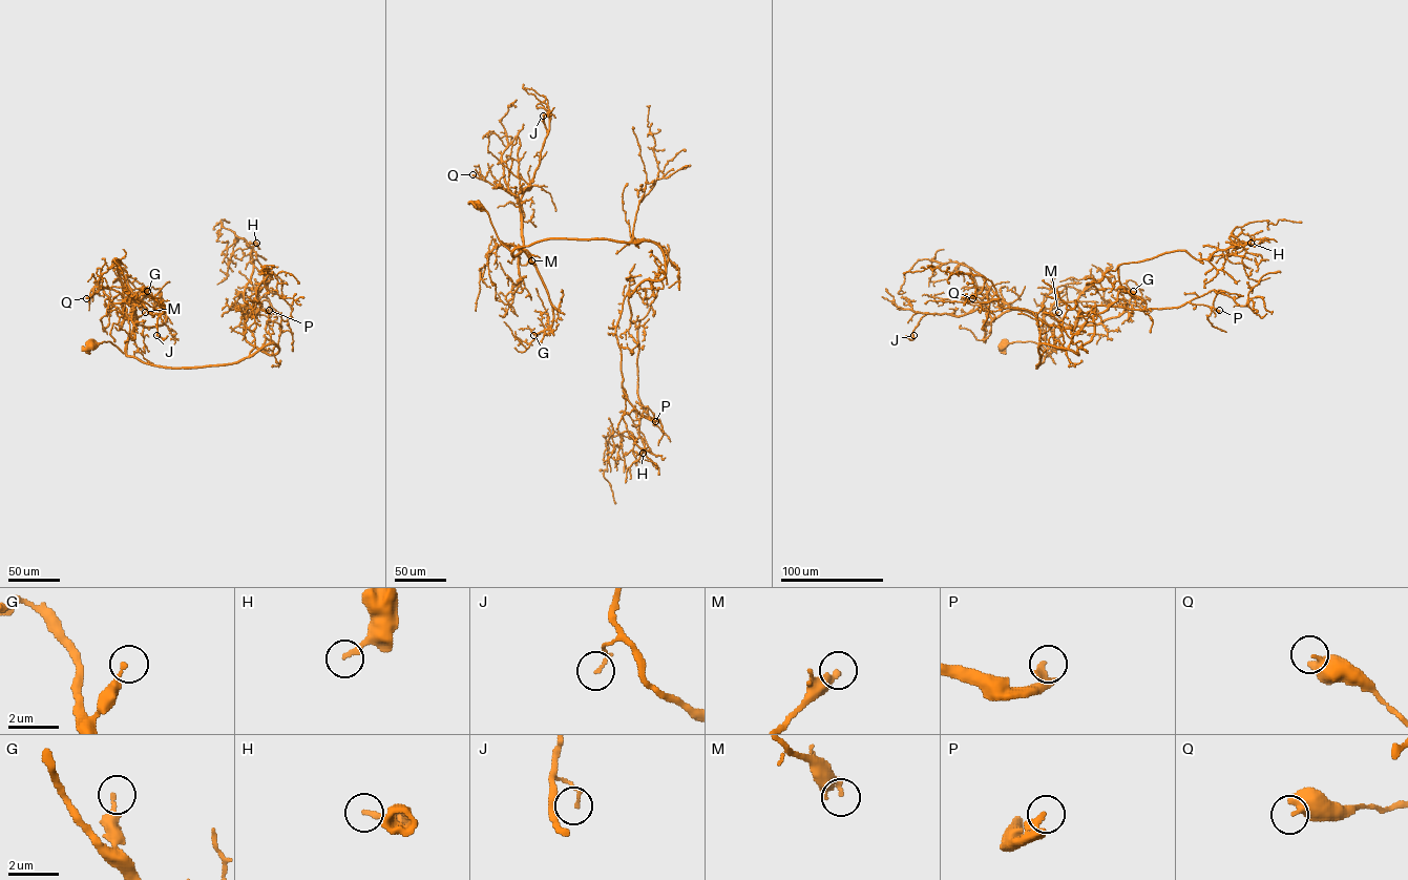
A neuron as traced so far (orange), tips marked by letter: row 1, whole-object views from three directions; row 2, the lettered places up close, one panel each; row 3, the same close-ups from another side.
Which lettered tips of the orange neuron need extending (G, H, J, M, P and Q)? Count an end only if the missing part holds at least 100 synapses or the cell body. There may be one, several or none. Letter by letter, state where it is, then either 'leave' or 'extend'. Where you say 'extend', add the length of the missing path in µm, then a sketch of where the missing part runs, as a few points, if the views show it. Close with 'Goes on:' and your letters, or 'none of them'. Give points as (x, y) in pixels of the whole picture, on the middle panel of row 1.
G: place (533, 335); leave
H: place (643, 453); leave
J: place (543, 116); leave
M: place (531, 260); leave
P: place (655, 421); extend; missing 120 µm; course (655, 421), (668, 437), (677, 459), (672, 469), (671, 490), (656, 494)
Q: place (473, 174); leave
Goes on: P

